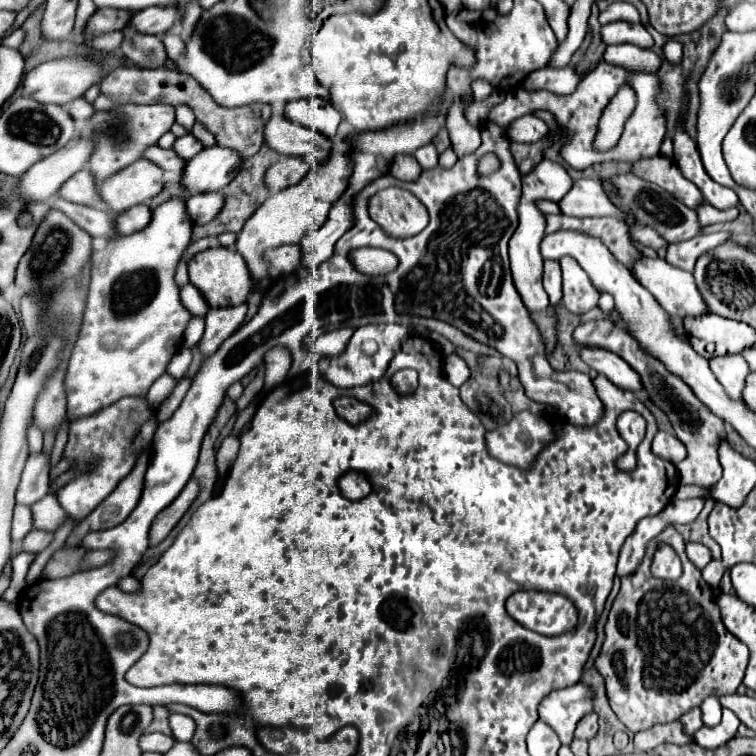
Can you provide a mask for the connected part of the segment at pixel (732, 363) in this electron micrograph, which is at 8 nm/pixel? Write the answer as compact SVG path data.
M717 356L709 360L711 372L725 388L725 394L731 400L739 400L739 394L743 390L743 378L749 374L749 366L745 360L737 356Z

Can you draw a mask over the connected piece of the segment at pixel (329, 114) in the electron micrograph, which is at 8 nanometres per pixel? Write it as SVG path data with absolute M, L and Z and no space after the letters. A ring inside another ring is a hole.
M309 98L309 100L293 100L285 104L285 118L309 126L327 138L333 138L341 124L341 114L331 106L327 98Z

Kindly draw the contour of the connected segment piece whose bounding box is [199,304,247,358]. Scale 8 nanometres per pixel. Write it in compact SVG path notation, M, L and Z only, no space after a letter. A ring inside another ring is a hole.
M247 304L233 308L211 308L205 316L205 334L199 342L199 352L207 358L211 356L245 320Z

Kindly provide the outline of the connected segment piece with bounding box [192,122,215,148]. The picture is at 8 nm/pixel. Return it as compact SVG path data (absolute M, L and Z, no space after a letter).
M195 122L192 128L192 134L193 136L195 136L195 138L197 138L197 140L199 140L199 142L201 142L201 144L203 144L203 146L205 146L205 148L207 148L207 146L211 148L211 146L215 144L215 138L213 138L211 132L209 132L204 126L199 124L198 122Z

